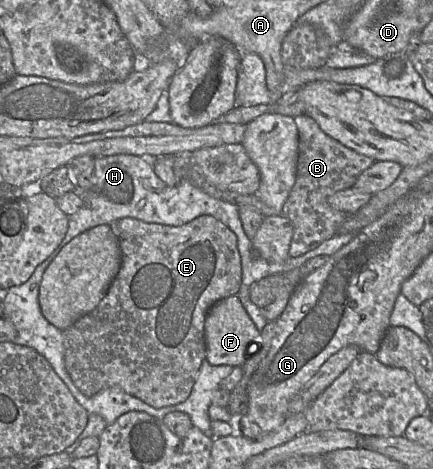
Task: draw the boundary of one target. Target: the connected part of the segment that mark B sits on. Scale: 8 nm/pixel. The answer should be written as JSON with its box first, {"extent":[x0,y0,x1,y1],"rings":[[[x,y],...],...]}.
{"extent":[280,114,375,257],"rings":[[[306,114],[294,117],[294,122],[298,130],[296,180],[280,215],[287,217],[294,228],[289,256],[299,257],[338,233],[349,214],[332,208],[328,198],[338,191],[352,188],[359,175],[375,160],[330,137]]]}

